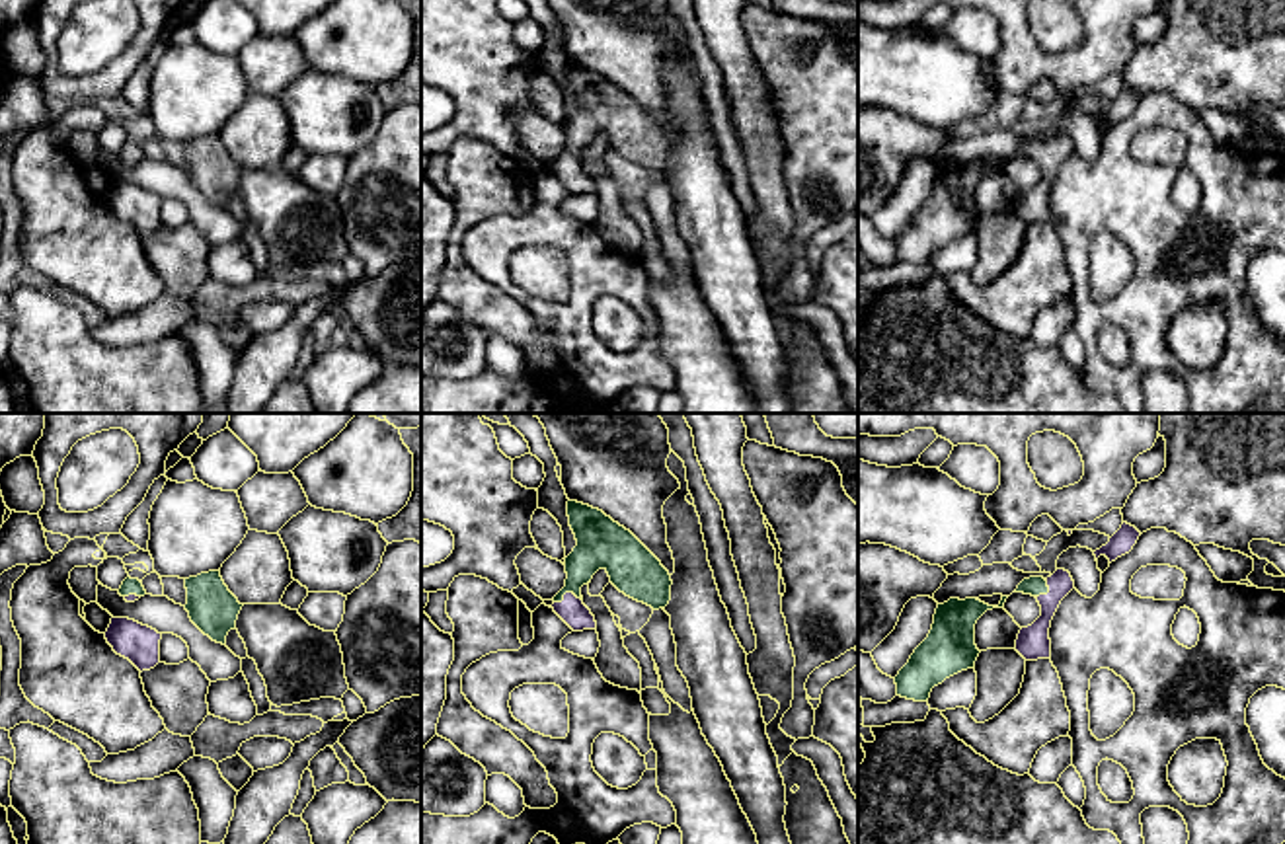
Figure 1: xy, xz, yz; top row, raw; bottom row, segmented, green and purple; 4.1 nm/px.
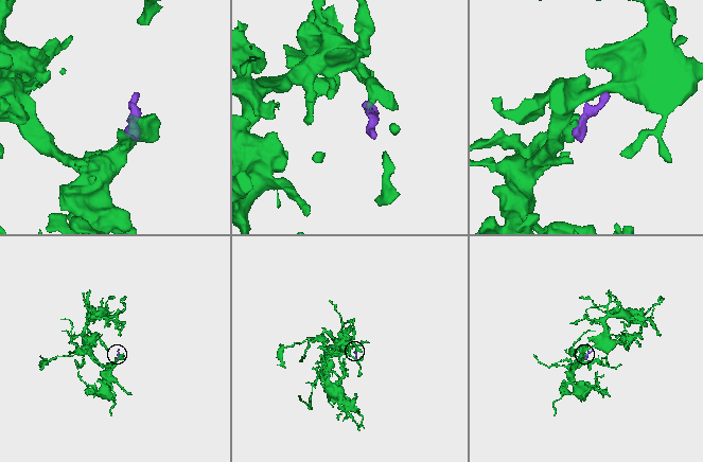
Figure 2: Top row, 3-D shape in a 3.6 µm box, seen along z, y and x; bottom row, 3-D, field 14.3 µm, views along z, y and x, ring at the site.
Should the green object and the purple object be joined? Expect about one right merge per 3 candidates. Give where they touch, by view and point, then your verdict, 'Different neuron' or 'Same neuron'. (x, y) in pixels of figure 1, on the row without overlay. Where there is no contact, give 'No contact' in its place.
Touches green at xz (566, 154). Same neuron

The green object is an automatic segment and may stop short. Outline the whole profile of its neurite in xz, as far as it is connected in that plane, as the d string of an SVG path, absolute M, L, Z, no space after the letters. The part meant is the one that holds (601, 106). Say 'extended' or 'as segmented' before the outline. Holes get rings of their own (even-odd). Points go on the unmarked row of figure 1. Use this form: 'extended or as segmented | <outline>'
extended | M567 64L567 80L577 109L565 121L565 150L552 162L552 172L573 195L597 193L595 179L583 168L581 150L591 146L599 133L604 133L626 160L653 173L669 168L669 134L630 94L577 64Z

